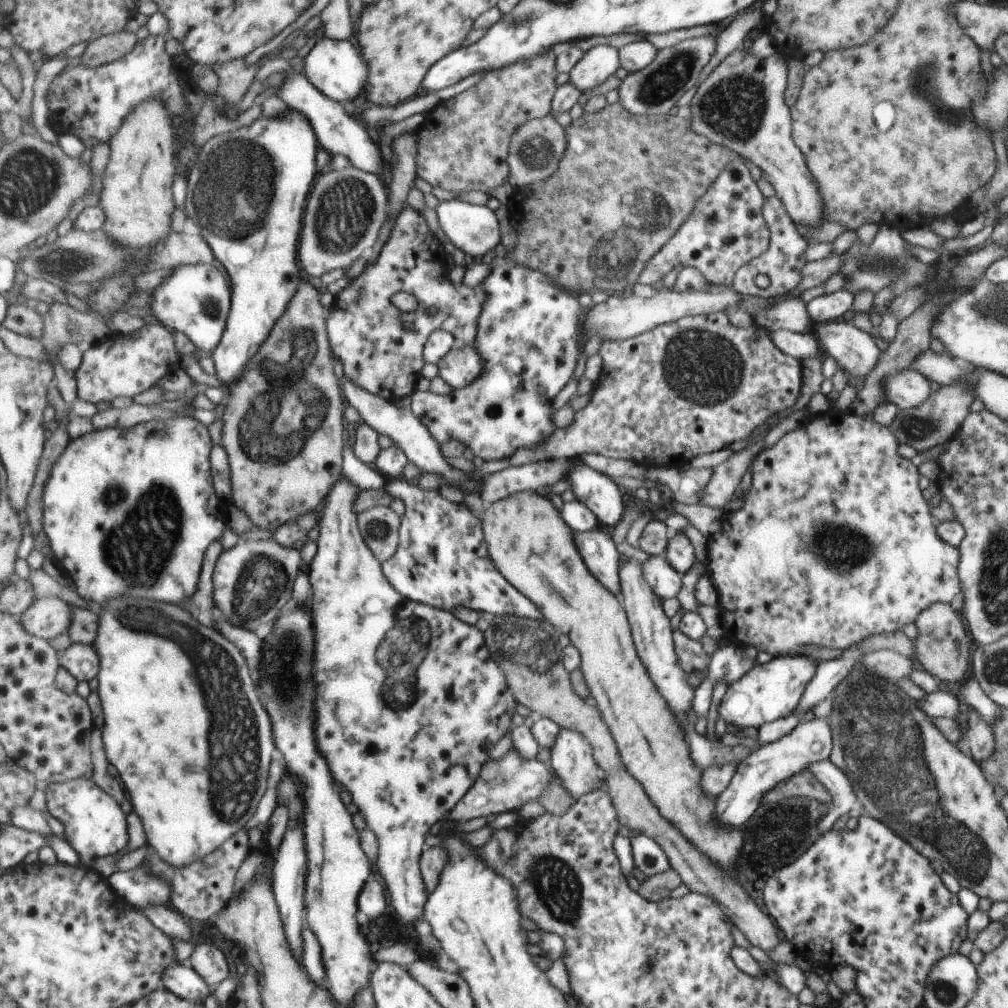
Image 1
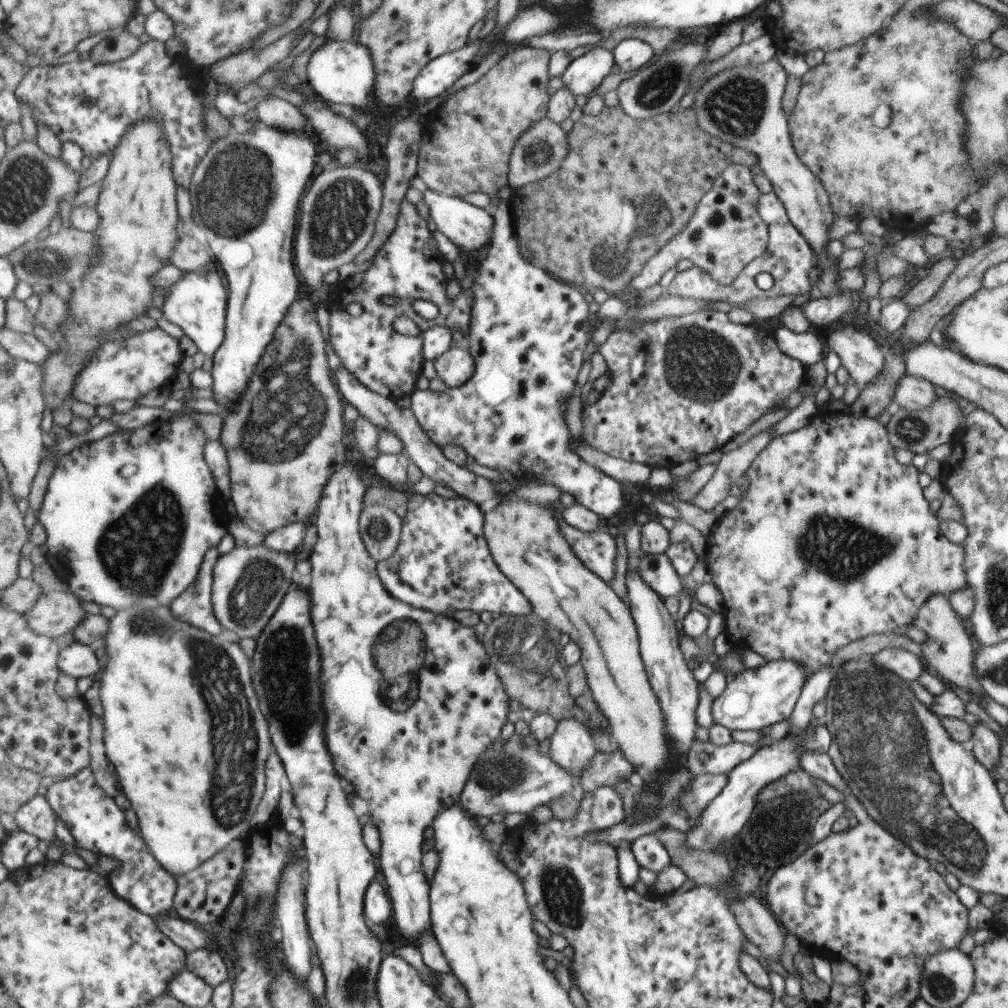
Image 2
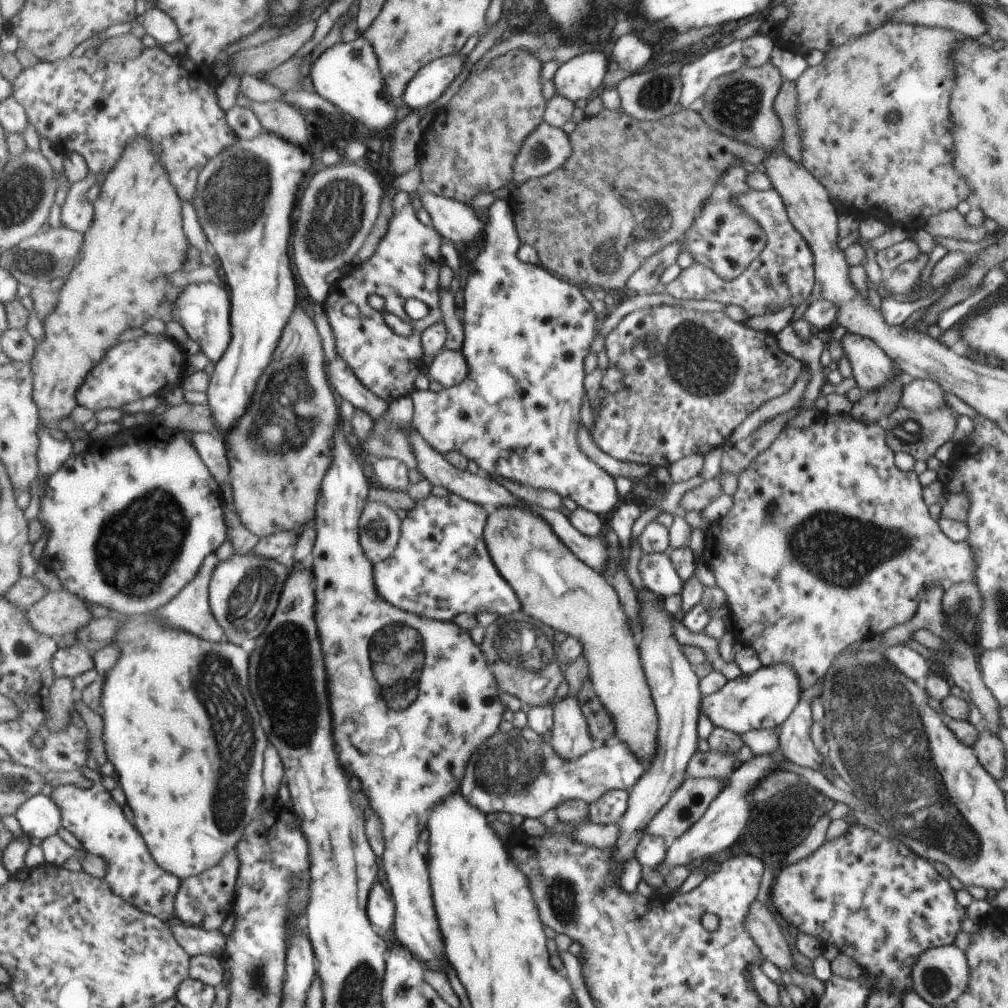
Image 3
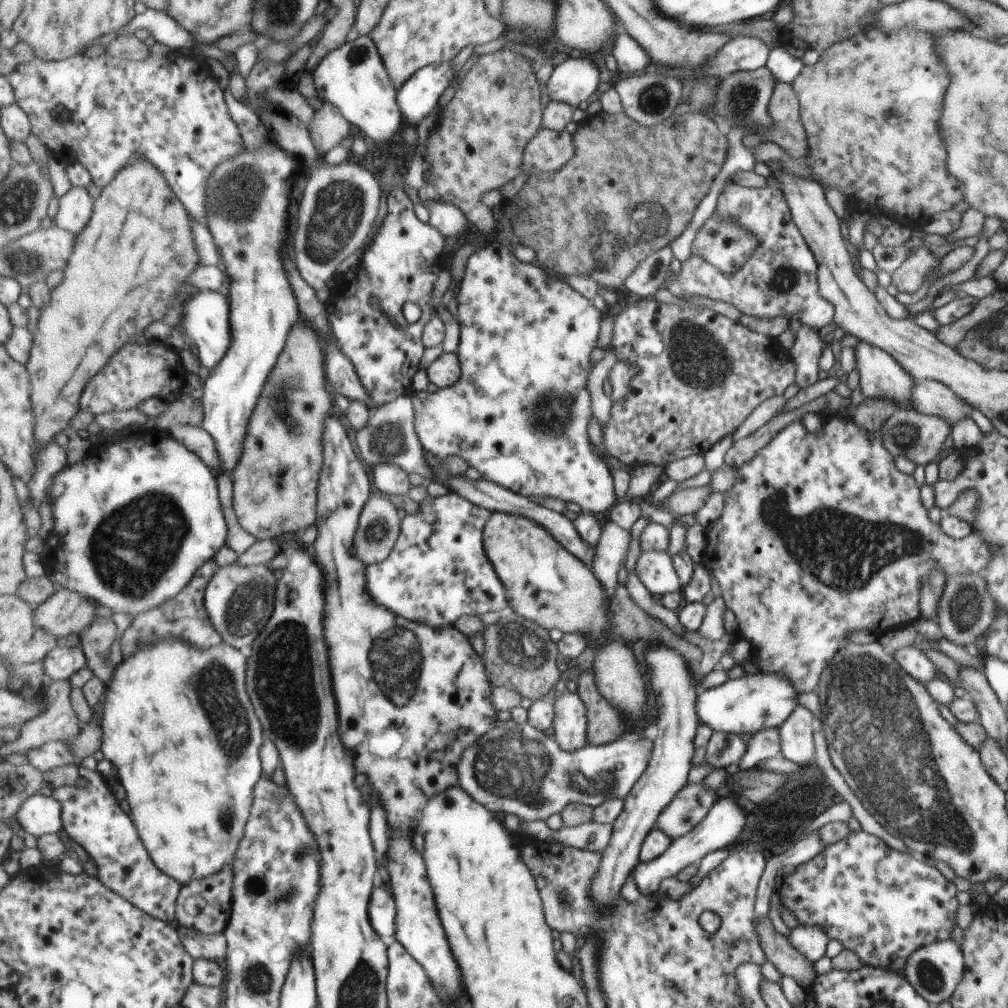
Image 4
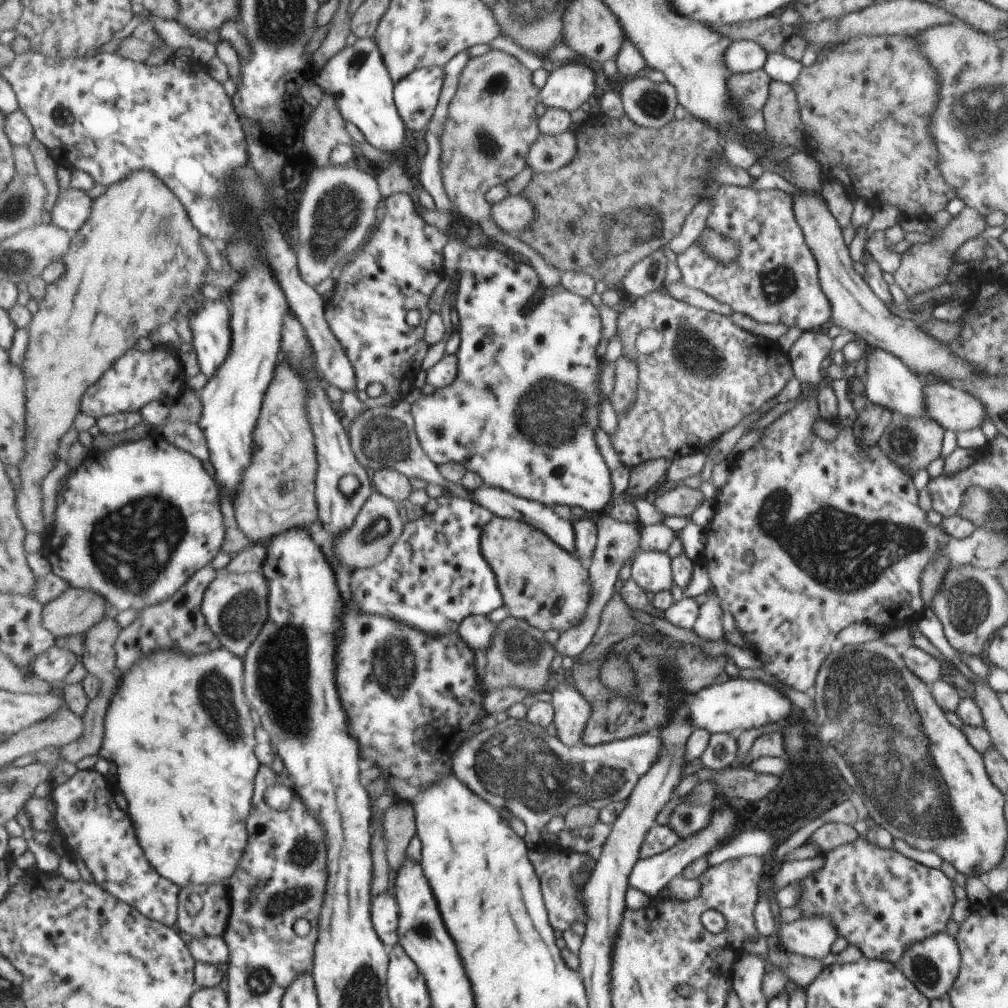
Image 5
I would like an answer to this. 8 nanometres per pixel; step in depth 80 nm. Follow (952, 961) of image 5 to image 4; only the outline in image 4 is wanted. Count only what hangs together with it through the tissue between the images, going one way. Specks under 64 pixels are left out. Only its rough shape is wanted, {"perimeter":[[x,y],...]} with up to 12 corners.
{"perimeter":[[948,939],[917,948],[903,978],[935,1006],[962,975],[960,946]]}

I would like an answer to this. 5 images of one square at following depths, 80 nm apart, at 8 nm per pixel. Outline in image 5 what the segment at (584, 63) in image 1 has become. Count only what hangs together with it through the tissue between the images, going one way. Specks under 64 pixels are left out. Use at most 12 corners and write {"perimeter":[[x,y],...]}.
{"perimeter":[[570,60],[548,74],[540,100],[571,113],[597,89]]}

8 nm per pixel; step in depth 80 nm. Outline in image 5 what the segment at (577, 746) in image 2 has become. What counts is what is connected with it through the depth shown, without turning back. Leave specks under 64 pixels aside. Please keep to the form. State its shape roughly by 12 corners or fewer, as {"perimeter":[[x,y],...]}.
{"perimeter":[[563,657],[559,684],[551,691],[556,736],[565,746],[579,742],[589,704],[576,686],[561,680],[576,660]]}

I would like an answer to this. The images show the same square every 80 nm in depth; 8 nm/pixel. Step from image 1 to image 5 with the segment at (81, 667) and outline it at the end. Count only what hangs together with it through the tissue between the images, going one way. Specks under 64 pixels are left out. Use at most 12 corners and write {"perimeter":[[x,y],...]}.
{"perimeter":[[54,645],[33,664],[49,684],[64,682],[81,660]]}

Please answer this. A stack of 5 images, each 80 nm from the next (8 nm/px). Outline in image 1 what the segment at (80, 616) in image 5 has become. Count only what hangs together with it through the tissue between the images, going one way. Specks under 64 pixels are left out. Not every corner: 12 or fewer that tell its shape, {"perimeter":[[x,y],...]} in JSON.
{"perimeter":[[39,598],[20,620],[50,640],[69,632],[73,606]]}

